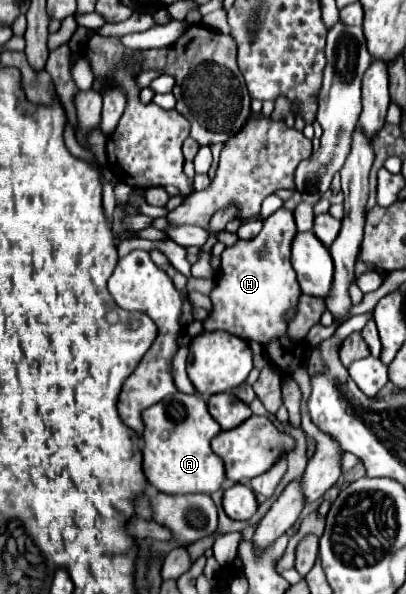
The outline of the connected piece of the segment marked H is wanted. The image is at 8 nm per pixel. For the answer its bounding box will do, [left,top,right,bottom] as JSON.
[204,206,306,374]

